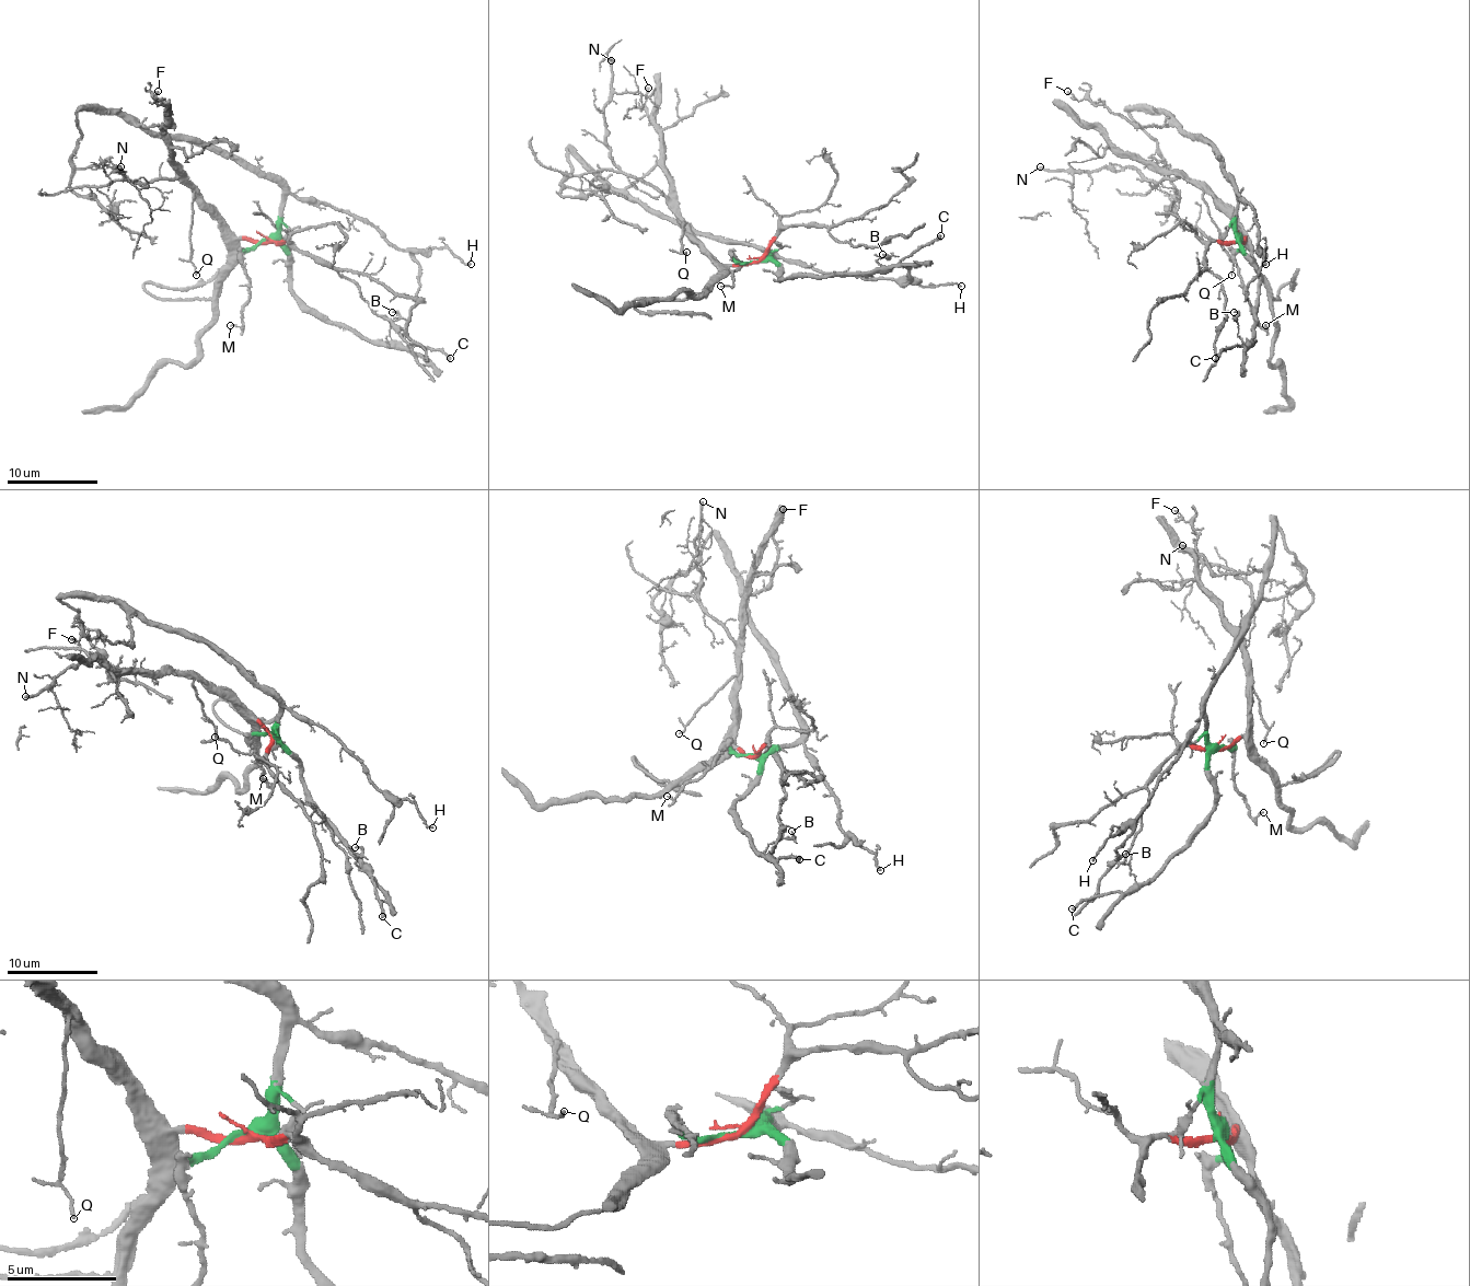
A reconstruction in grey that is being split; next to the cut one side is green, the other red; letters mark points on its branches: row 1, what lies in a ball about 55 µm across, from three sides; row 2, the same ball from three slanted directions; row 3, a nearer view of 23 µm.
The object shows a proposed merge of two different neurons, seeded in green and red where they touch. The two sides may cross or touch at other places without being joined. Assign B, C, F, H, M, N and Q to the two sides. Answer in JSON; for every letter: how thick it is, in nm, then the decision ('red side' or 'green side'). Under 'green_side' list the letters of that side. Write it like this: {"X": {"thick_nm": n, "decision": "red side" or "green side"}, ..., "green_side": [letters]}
{"B": {"thick_nm": 180, "decision": "green side"}, "C": {"thick_nm": 240, "decision": "green side"}, "F": {"thick_nm": 120, "decision": "green side"}, "H": {"thick_nm": 140, "decision": "green side"}, "M": {"thick_nm": 110, "decision": "green side"}, "N": {"thick_nm": 200, "decision": "red side"}, "Q": {"thick_nm": 120, "decision": "red side"}, "green_side": ["B", "C", "F", "H", "M"]}

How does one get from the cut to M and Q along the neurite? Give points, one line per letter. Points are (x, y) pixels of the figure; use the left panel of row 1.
M: (266, 239), (241, 255), (247, 301), (243, 326), (229, 326)
Q: (268, 239), (239, 239), (195, 192), (191, 232), (195, 276)

